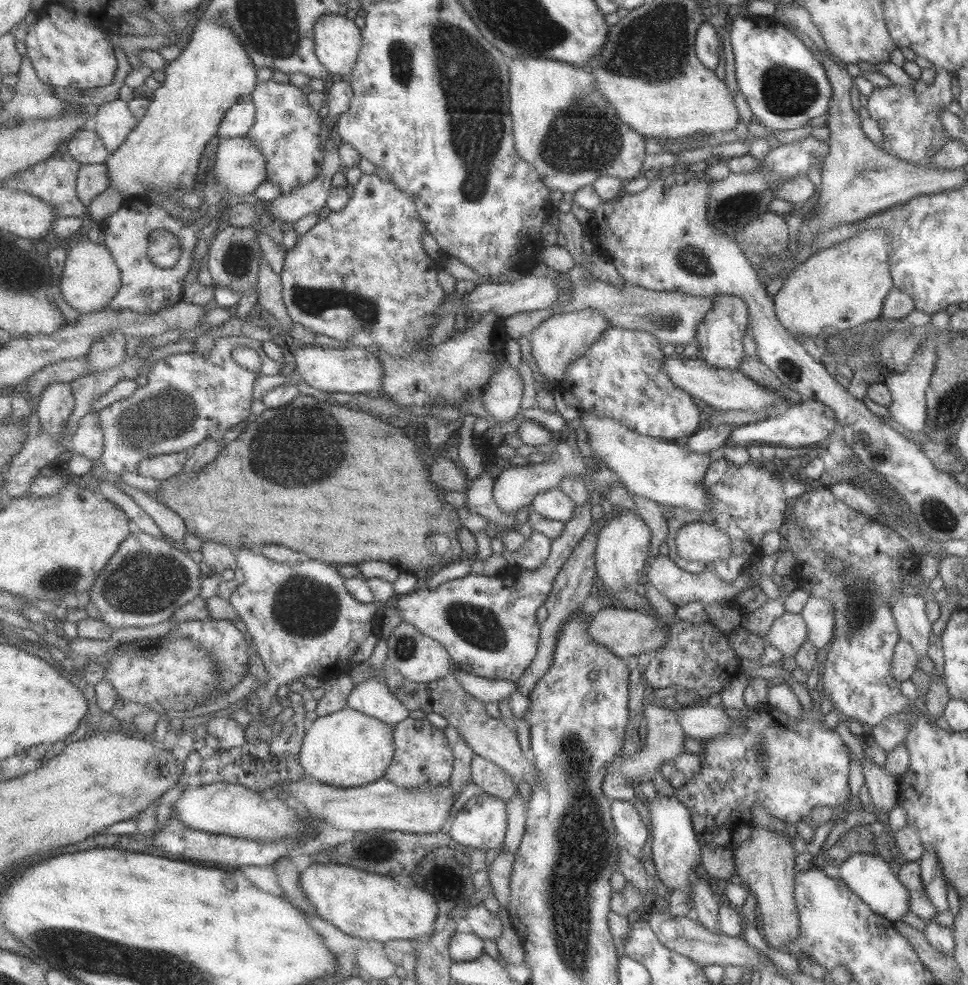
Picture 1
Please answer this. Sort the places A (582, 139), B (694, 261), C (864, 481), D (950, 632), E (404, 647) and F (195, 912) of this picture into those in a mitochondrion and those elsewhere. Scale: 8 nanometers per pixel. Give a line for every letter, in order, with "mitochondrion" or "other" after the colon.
A: mitochondrion
B: mitochondrion
C: mitochondrion
D: other
E: mitochondrion
F: other

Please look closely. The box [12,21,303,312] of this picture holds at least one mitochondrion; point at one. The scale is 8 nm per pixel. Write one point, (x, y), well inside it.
(237, 261)

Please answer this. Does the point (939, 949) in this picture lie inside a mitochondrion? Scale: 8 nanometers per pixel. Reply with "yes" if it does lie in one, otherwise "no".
no

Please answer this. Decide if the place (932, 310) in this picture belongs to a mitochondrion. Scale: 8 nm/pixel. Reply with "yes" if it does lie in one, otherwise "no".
no

